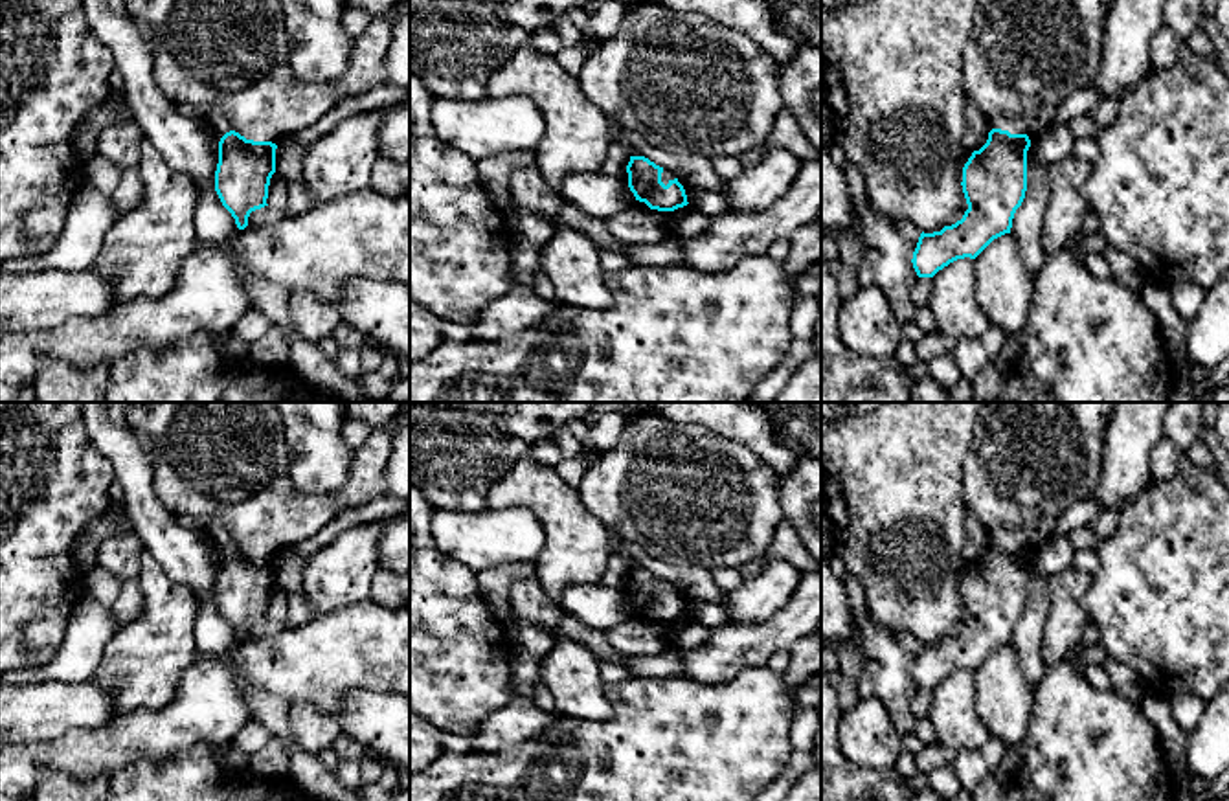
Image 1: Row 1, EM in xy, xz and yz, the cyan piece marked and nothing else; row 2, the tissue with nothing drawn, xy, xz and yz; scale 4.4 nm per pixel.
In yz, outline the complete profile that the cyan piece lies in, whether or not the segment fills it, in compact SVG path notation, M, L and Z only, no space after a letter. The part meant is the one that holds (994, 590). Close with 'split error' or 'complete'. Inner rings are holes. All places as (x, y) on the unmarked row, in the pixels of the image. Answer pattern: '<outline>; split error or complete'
M985 402L975 417L972 445L963 463L964 502L987 529L988 551L963 579L963 604L968 615L963 630L941 643L920 645L913 663L919 689L933 689L957 671L975 671L994 650L1010 645L1016 621L1027 603L1027 562L1056 535L1058 518L1075 503L1095 494L1102 474L1104 435L1115 402Z; split error

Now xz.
M630 568L625 592L639 619L658 621L672 632L674 623L689 615L689 593L678 592L671 581L660 579L645 568Z; split error

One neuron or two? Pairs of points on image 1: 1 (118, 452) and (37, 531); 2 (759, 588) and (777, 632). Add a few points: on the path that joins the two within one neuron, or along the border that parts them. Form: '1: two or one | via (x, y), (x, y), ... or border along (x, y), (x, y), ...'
1: two | border along (85, 423), (89, 441), (111, 463), (116, 480)
2: two | border along (798, 583), (774, 614), (750, 623), (730, 623)

